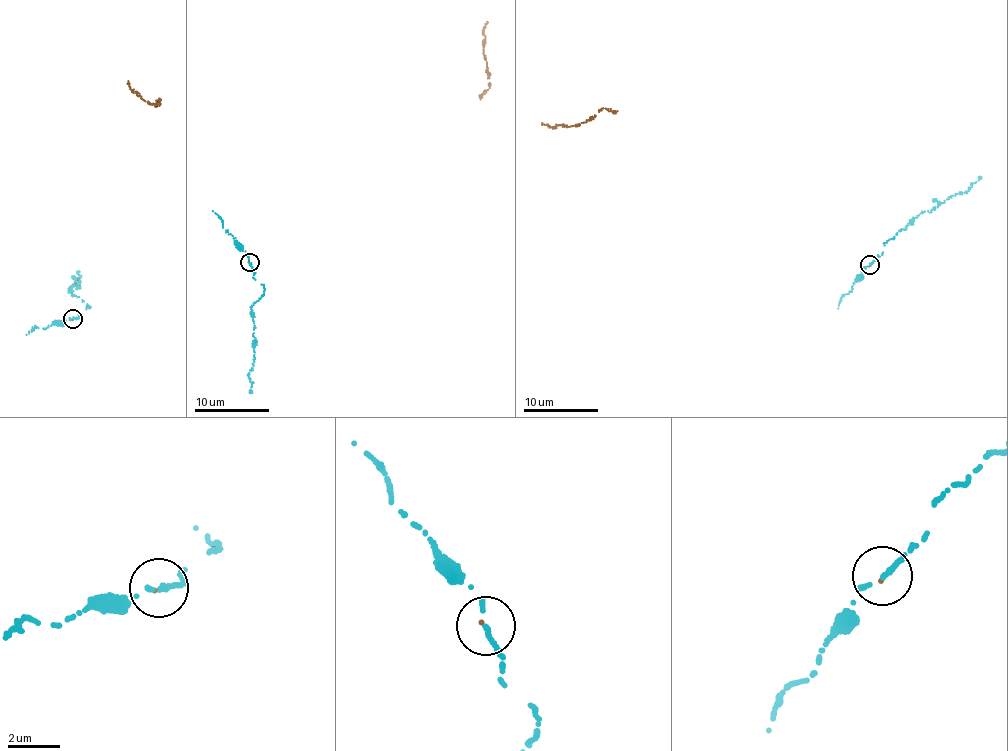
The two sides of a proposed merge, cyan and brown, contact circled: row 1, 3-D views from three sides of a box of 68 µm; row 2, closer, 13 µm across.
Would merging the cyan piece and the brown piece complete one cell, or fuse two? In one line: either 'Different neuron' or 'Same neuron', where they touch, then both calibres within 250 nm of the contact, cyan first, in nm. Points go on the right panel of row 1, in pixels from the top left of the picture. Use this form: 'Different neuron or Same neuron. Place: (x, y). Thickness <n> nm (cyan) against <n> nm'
Same neuron. Place: (870, 264). Thickness 240 nm (cyan) against 50 nm

